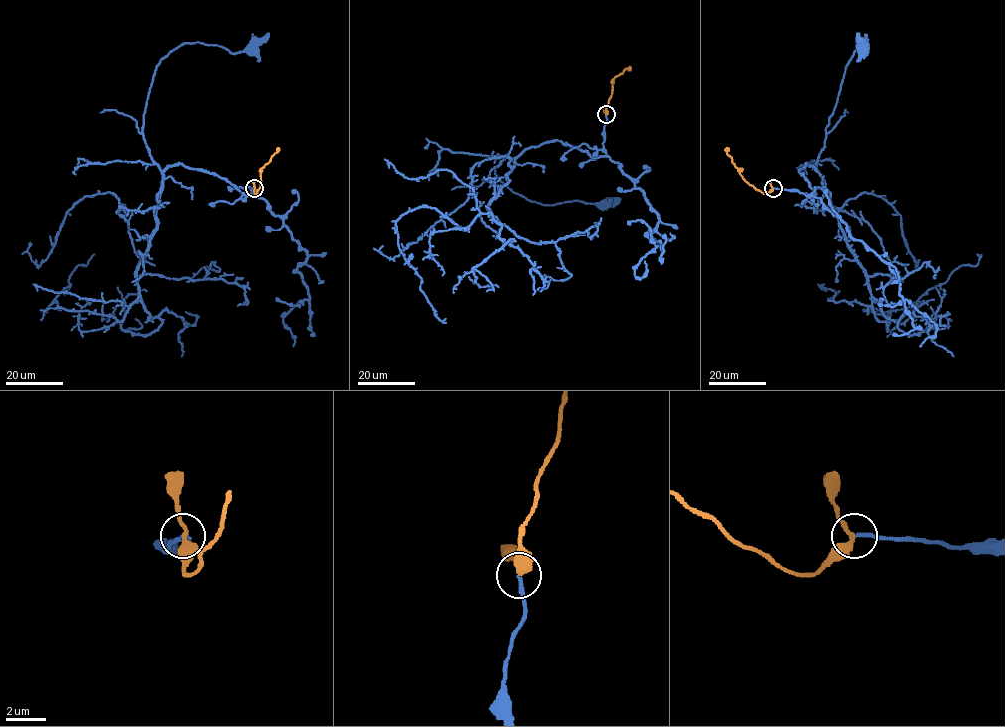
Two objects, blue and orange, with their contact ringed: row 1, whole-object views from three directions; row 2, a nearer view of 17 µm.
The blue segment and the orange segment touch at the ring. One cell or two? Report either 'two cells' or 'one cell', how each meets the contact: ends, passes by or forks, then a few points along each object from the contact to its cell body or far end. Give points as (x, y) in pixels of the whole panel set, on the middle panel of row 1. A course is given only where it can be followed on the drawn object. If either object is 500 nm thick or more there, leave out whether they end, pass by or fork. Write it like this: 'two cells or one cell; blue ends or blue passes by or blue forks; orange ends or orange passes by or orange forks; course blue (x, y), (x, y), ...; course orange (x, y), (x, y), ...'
one cell; blue ends; orange passes by; course blue (606, 114), (605, 155), (593, 158), (559, 140), (529, 147), (494, 167), (513, 192), (536, 202), (603, 205); course orange (606, 114), (611, 80), (627, 68), (630, 70)

